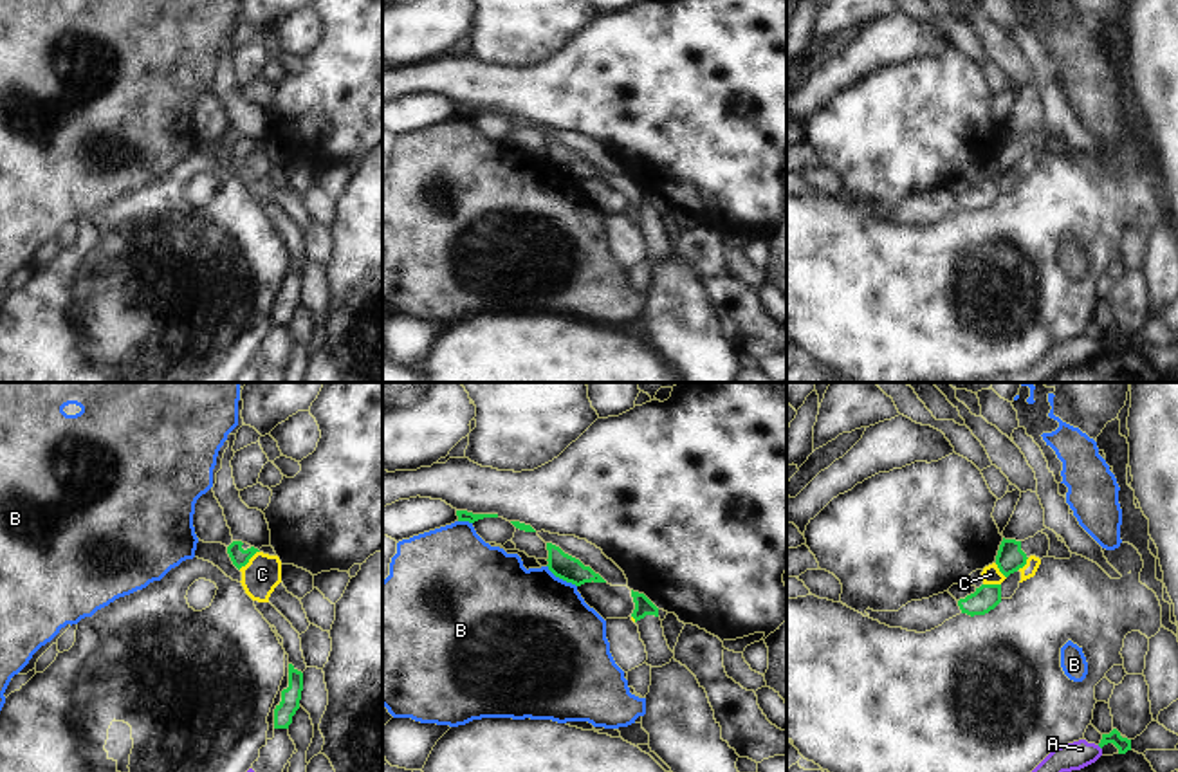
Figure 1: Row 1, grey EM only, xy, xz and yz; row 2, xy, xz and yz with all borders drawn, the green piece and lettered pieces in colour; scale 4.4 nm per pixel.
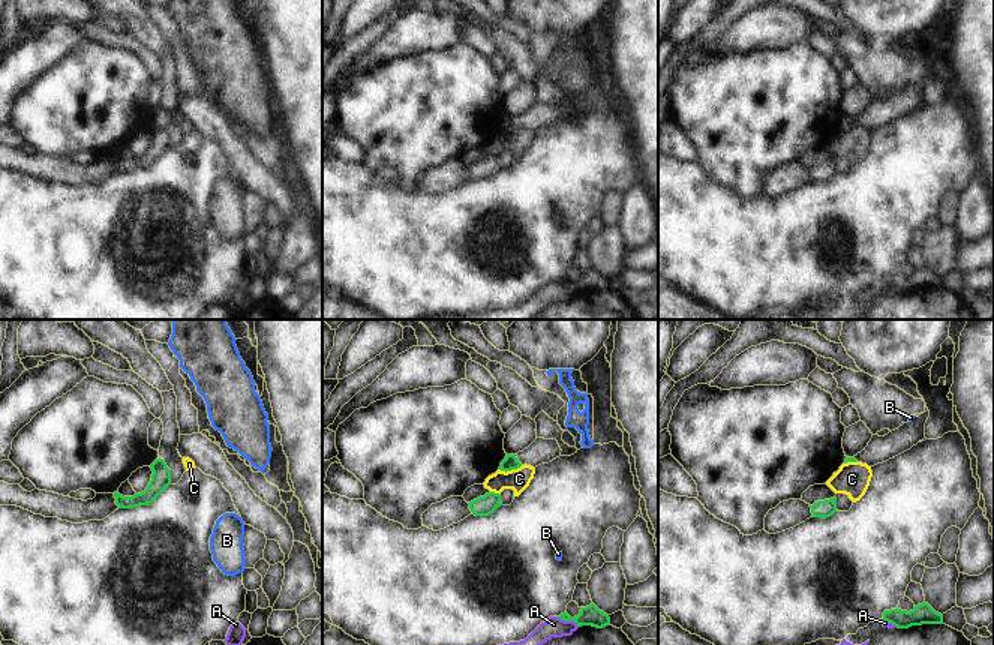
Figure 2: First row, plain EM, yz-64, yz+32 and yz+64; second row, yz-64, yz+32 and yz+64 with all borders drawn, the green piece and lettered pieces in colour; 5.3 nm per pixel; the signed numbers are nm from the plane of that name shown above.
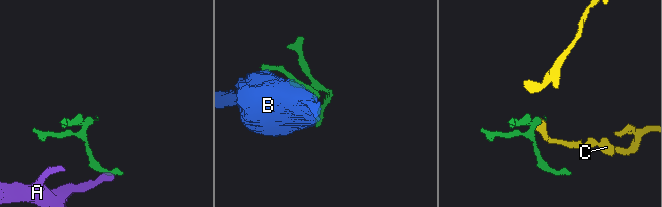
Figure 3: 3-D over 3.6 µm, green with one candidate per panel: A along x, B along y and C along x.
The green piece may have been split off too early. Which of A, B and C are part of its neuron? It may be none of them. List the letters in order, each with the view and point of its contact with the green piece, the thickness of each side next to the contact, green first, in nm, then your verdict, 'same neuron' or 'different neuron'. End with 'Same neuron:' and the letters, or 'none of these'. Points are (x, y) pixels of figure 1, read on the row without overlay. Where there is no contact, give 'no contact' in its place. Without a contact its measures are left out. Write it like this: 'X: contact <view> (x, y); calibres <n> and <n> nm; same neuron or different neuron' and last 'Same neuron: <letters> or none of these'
A: no contact; different neuron
B: contact xz (561, 174); calibres 120 and 480 nm; different neuron
C: contact xy (248, 157); calibres 80 and 170 nm; different neuron
Same neuron: none of these

